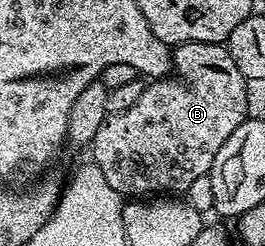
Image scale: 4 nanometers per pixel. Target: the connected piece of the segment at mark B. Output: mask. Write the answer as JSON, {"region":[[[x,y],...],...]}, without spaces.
{"region":[[[186,42],[185,44],[177,44],[172,48],[172,67],[174,76],[180,80],[172,80],[173,78],[156,78],[151,82],[145,83],[142,94],[138,97],[138,102],[134,102],[134,106],[130,106],[121,112],[114,112],[105,116],[102,126],[98,126],[98,134],[94,134],[94,138],[90,142],[92,148],[91,163],[98,166],[98,170],[102,170],[102,175],[106,177],[106,182],[110,182],[110,186],[114,186],[114,190],[119,192],[124,198],[148,198],[153,194],[184,194],[197,178],[209,175],[214,166],[214,158],[218,158],[218,150],[222,150],[226,138],[230,138],[230,134],[234,134],[234,130],[238,130],[238,126],[242,126],[244,120],[249,119],[248,112],[248,88],[249,81],[245,80],[242,70],[238,70],[234,58],[230,58],[227,47],[224,44],[211,44],[210,42]]]}

